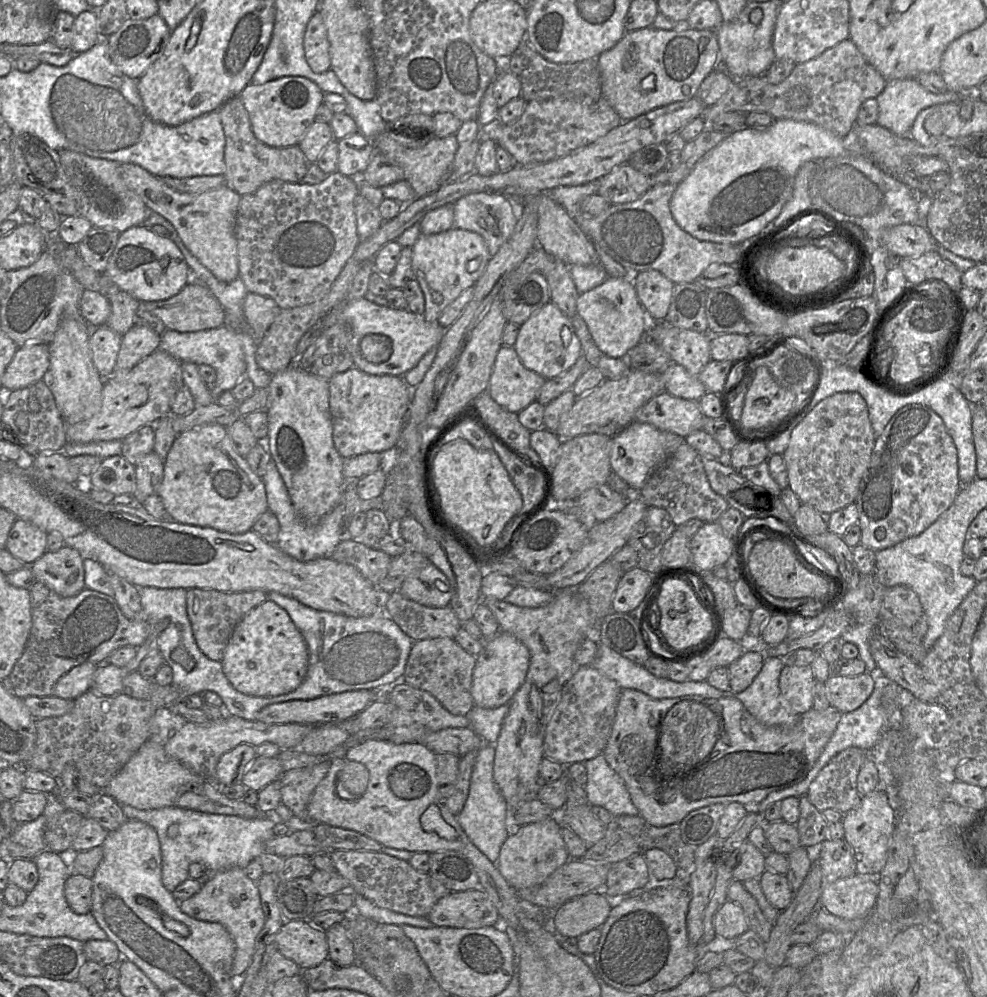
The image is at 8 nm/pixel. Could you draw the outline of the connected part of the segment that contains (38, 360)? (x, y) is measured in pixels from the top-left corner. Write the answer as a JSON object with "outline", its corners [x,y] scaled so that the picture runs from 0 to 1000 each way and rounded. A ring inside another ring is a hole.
{"outline":[[[30,344],[19,348],[2,378],[2,390],[10,393],[47,381],[51,367],[49,345]]]}

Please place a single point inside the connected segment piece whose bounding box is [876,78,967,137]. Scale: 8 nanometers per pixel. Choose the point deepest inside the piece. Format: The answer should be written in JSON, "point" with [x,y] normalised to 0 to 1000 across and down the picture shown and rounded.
{"point":[911,103]}

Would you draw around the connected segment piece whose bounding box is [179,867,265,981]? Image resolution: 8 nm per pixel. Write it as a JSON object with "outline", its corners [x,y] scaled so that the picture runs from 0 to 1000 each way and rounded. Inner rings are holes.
{"outline":[[[237,870],[218,876],[195,900],[181,905],[184,915],[195,921],[225,927],[238,946],[235,979],[241,984],[251,972],[258,956],[259,940],[268,927],[263,897],[259,885],[248,877],[247,872]]]}

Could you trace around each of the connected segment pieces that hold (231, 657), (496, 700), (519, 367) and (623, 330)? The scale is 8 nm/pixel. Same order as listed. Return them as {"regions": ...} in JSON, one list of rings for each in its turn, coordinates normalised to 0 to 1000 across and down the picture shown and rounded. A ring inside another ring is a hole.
{"regions":[[[[270,602],[240,626],[224,662],[226,675],[242,694],[277,699],[298,693],[308,682],[313,664],[311,646],[292,615]]],[[[507,633],[498,641],[490,642],[490,651],[483,658],[478,678],[480,706],[488,710],[504,710],[516,705],[531,685],[536,666],[534,649],[519,636]]],[[[510,346],[504,355],[493,393],[509,408],[526,414],[544,401],[553,381],[530,366],[521,347]]],[[[616,278],[609,286],[589,294],[585,313],[596,327],[602,344],[620,359],[632,359],[651,340],[658,320],[648,304],[639,279]]]]}

